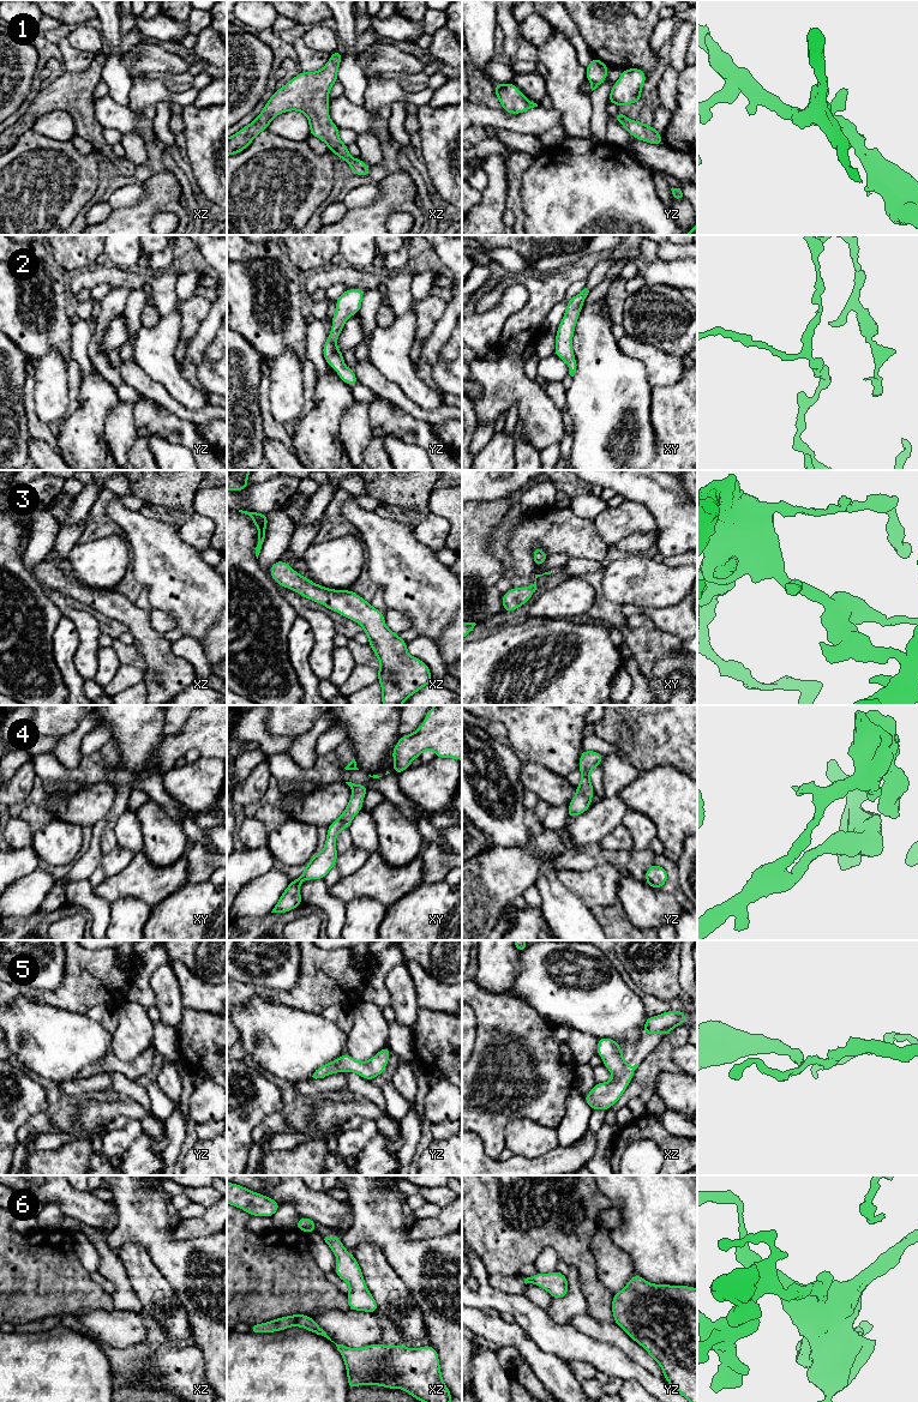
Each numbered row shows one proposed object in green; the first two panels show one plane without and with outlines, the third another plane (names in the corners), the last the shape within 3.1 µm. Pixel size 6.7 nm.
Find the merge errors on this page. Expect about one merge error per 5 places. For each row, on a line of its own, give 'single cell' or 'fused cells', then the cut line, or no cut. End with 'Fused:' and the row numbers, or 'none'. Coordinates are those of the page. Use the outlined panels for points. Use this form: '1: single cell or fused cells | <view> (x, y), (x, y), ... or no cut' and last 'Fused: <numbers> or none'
1: single cell | no cut
2: single cell | no cut
3: single cell | no cut
4: single cell | no cut
5: single cell | no cut
6: single cell | no cut
Fused: none

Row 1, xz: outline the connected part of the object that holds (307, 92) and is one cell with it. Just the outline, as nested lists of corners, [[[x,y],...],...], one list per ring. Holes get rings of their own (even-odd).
[[[338,49],[331,53],[326,65],[317,72],[300,72],[289,80],[266,102],[262,113],[238,133],[227,138],[227,156],[245,150],[254,137],[268,130],[271,120],[289,110],[298,110],[306,115],[310,122],[310,134],[322,139],[340,160],[346,161],[352,173],[368,176],[370,166],[360,158],[353,158],[348,146],[340,139],[340,128],[329,119],[329,91],[338,82],[337,70],[342,60]]]

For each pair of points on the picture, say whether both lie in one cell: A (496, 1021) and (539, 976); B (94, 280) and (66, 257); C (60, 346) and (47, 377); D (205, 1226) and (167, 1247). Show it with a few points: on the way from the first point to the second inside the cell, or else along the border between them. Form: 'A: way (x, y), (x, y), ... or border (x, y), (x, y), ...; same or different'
A: border (508, 994), (521, 1000); different
B: border (94, 265), (78, 271); different
C: border (35, 361), (48, 350), (54, 349), (67, 363); different
D: border (173, 1228), (173, 1235), (176, 1239), (209, 1235); different

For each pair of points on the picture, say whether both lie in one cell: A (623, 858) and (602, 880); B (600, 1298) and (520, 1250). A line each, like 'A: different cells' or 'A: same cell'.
A: different cells
B: same cell

